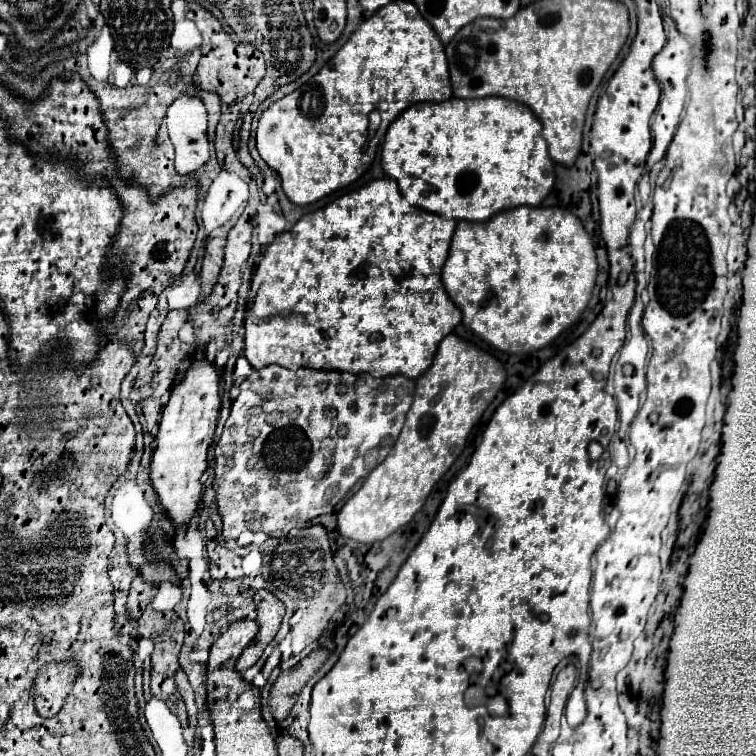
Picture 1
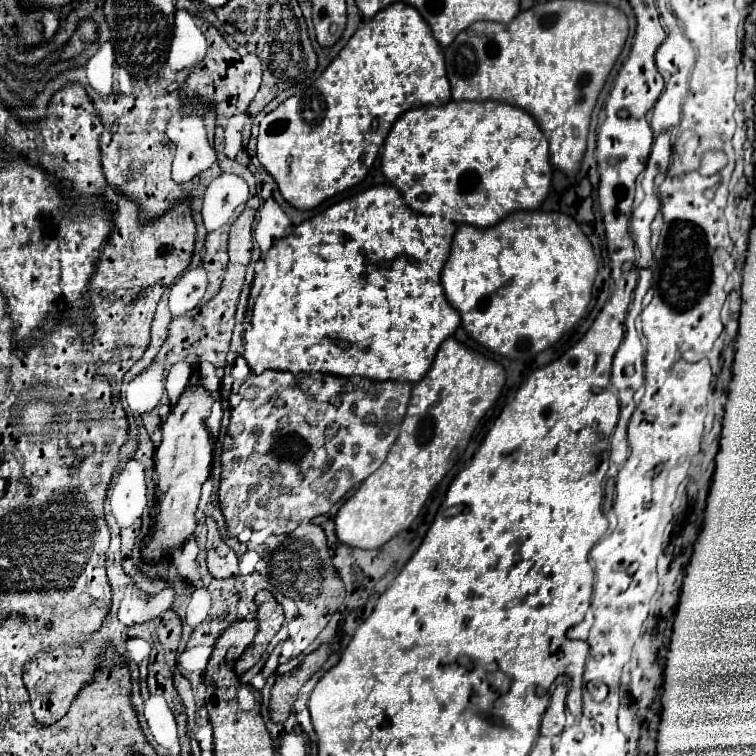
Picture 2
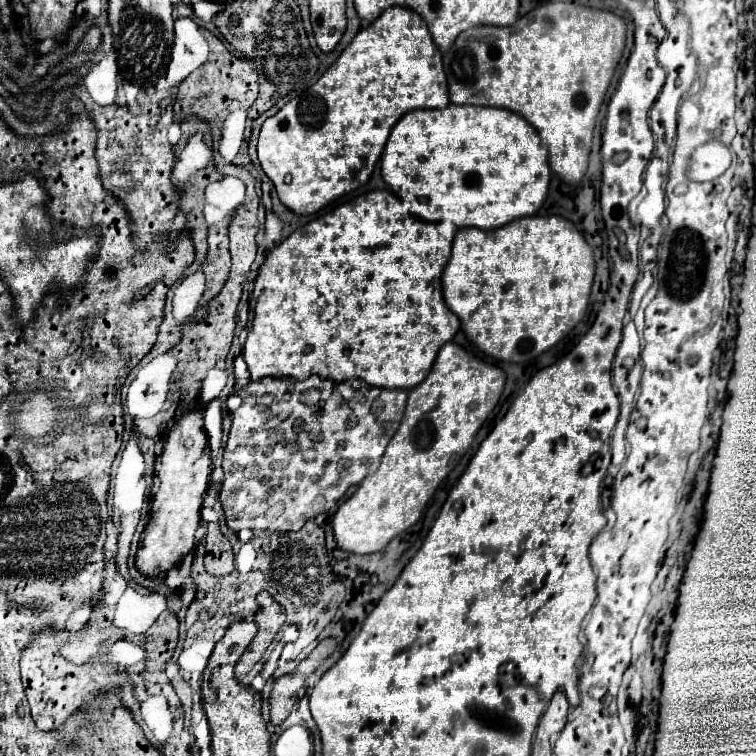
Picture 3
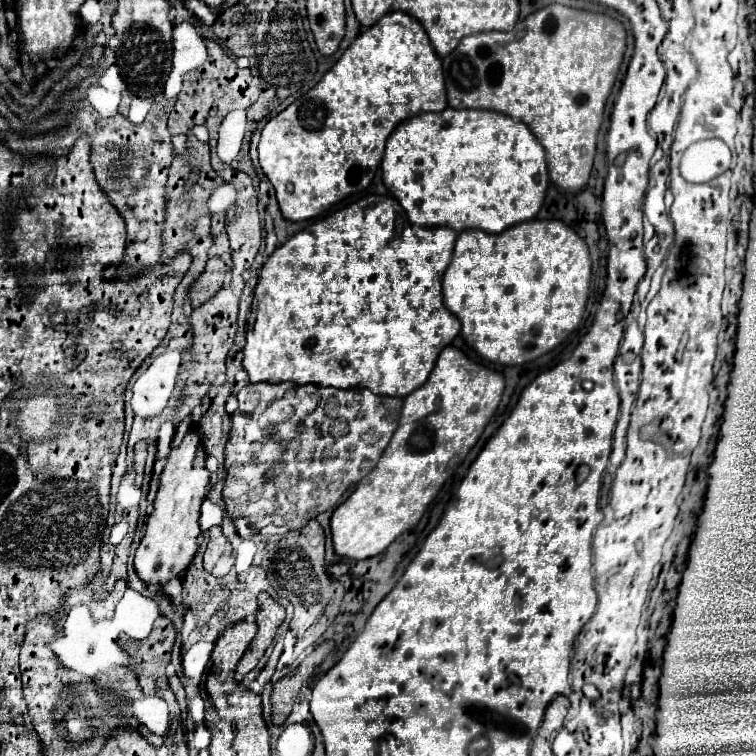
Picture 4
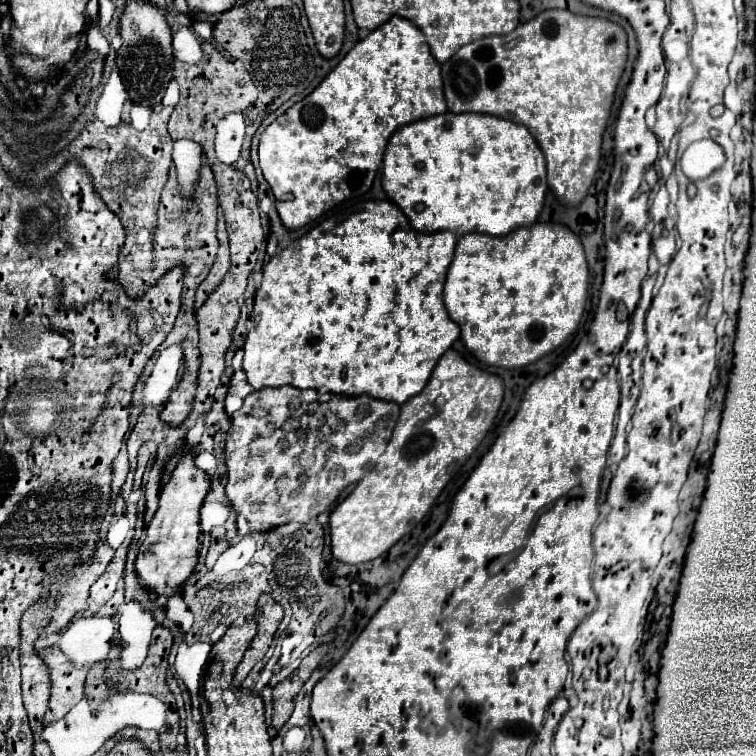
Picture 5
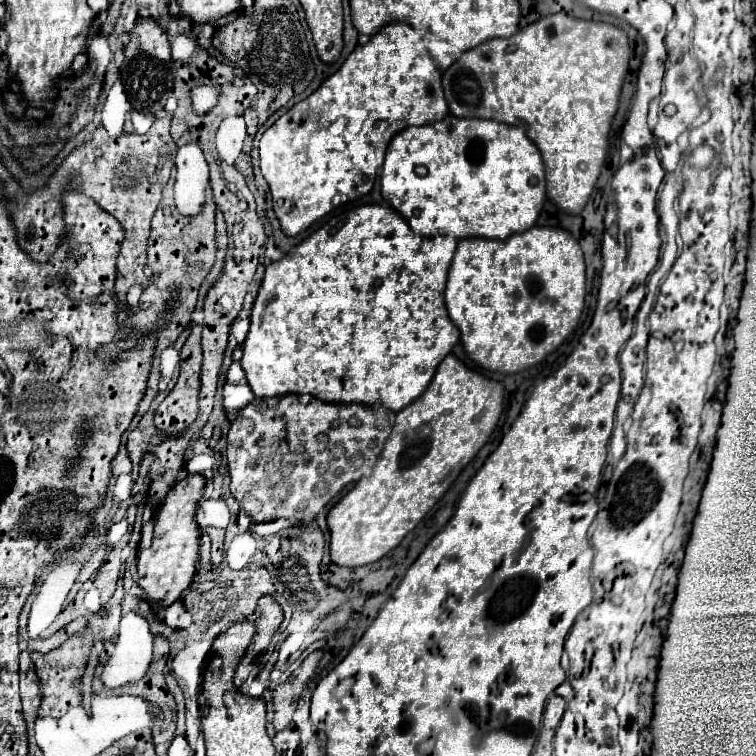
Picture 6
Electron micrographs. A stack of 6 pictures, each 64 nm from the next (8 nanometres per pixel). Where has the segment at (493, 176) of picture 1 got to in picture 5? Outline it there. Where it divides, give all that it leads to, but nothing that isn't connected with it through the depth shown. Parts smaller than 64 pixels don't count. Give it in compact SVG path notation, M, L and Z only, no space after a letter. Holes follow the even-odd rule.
M446 112L398 128L384 152L382 186L388 198L408 216L414 230L450 230L458 236L468 232L506 236L520 226L534 224L548 190L546 160L528 128L506 118L476 112Z

